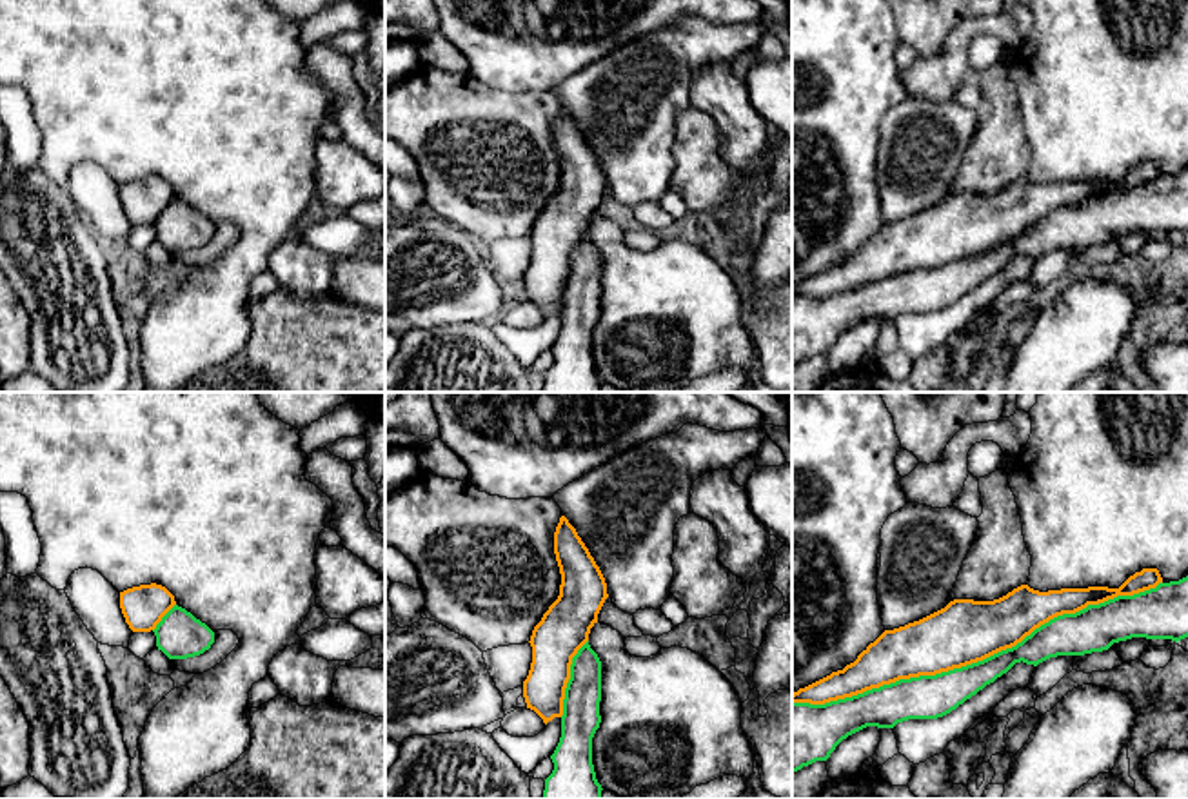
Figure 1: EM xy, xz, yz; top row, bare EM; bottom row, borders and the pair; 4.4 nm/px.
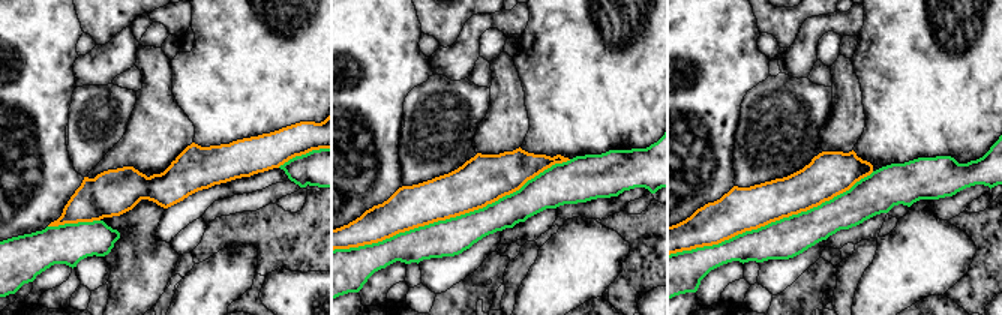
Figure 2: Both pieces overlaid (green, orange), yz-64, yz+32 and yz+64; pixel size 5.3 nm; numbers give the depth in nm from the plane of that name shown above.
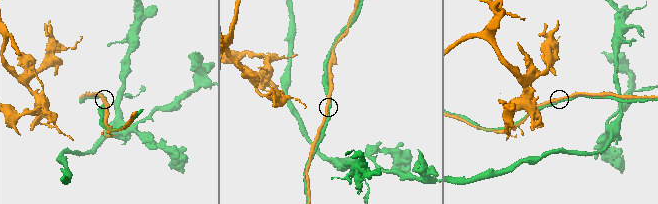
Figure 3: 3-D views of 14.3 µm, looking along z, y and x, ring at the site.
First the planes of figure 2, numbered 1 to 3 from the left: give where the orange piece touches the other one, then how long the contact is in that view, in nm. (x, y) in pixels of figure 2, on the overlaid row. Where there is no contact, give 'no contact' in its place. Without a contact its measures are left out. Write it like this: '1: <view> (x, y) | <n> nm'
1: yz-64 (303, 155) | 300 nm
2: yz+32 (450, 218) | 1350 nm
3: yz+64 (771, 222) | 1200 nm

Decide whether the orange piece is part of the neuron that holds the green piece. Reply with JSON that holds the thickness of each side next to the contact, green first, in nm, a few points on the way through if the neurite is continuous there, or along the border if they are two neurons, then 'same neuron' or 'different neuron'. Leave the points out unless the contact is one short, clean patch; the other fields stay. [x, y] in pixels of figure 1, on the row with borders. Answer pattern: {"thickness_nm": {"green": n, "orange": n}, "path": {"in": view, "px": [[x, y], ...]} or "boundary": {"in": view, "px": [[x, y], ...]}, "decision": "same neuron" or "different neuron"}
{"thickness_nm": {"green": 190, "orange": 280}, "decision": "different neuron"}

